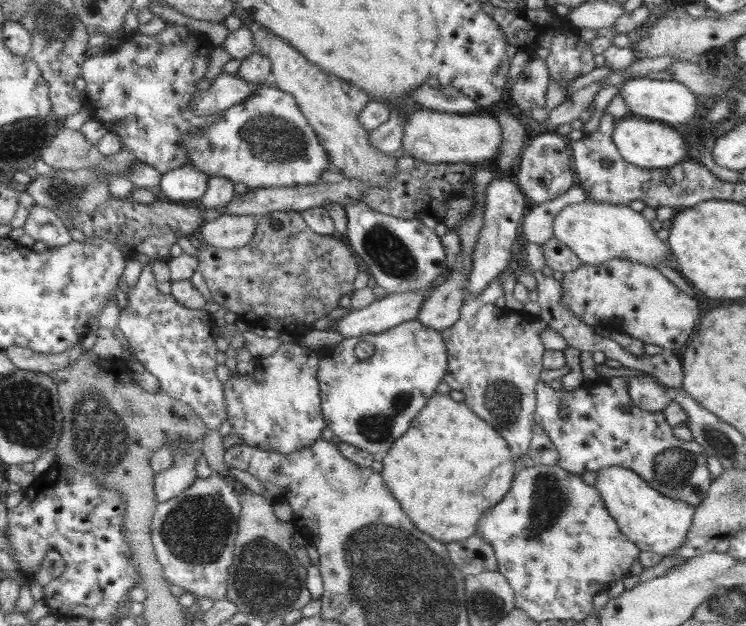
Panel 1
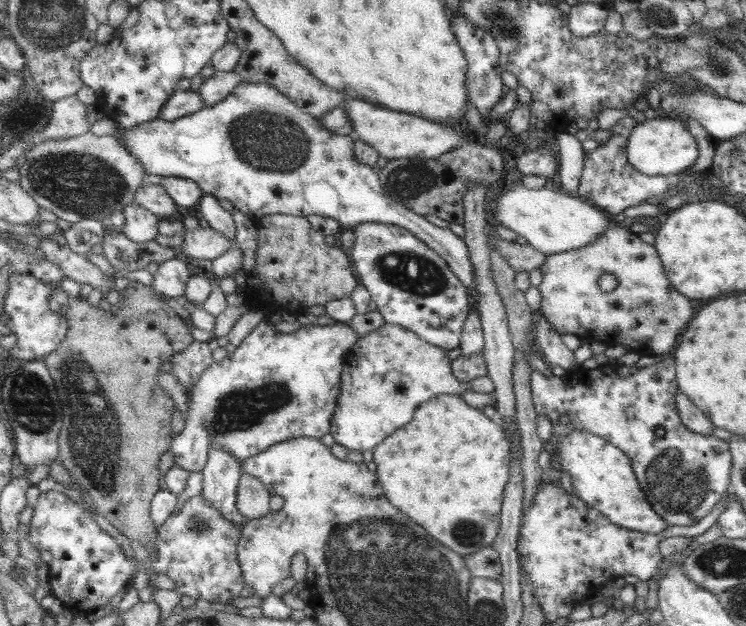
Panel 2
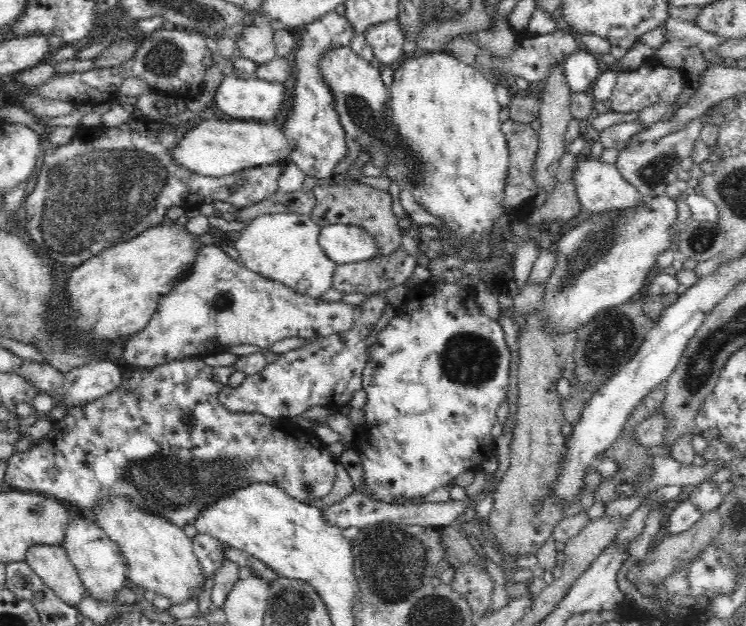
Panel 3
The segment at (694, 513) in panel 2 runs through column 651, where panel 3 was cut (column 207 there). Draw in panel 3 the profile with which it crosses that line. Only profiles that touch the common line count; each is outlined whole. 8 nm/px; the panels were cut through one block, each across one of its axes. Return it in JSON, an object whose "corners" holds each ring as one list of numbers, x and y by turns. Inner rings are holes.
{"corners":[[185,356,184,358,174,358,166,364,154,366,154,368,136,368,132,372,126,372,122,376,121,385,107,395,90,402,90,404,82,407,72,408,69,413,64,415,62,419,52,421,51,429,46,437,55,450,60,454,46,454,46,444,44,440,38,441,29,451,23,453,14,453,7,458,7,465,3,476,3,481,10,486,14,486,20,491,31,491,39,493,47,497,54,497,60,502,64,502,74,510,83,512,95,512,99,507,110,503,112,498,125,498,130,500,132,505,136,505,138,511,142,511,148,515,158,515,165,518,170,524,178,528,186,528,192,526,198,517,206,510,209,510,220,498,226,498,227,495,234,494,236,490,242,490,246,486,252,486,256,482,264,482,272,486,281,488,292,498,299,502,311,505,315,500,322,500,332,492,332,484,336,478,334,465,336,459,332,457,328,446,325,445,316,435,309,429,305,429,297,423,293,423,287,419,272,419,261,414,248,414,246,412,234,412,228,410,226,406,220,402,219,396,223,388,227,386,227,382,234,371,232,366,224,366,224,368,212,368,205,364,203,357],[138,388,137,395,130,395,130,389],[183,416,191,416,189,422,183,420]]}

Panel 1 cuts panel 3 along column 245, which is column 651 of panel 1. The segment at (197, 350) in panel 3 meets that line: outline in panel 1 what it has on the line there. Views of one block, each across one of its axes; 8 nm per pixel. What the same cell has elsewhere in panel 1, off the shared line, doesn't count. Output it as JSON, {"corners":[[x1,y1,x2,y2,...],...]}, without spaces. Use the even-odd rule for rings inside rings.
{"corners":[[613,258,596,266,581,264,576,270,563,273,560,282,561,303,577,320,585,322,587,326,591,326,593,329,601,326,609,333,611,331,621,332,633,339,641,340,642,343,655,344,663,350,674,353,680,352,683,348,689,334,693,332,695,320,699,316,697,302,693,298,689,298,687,294,683,294,656,268,629,260]]}

